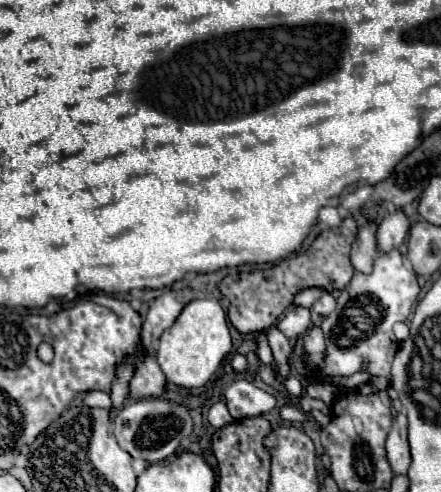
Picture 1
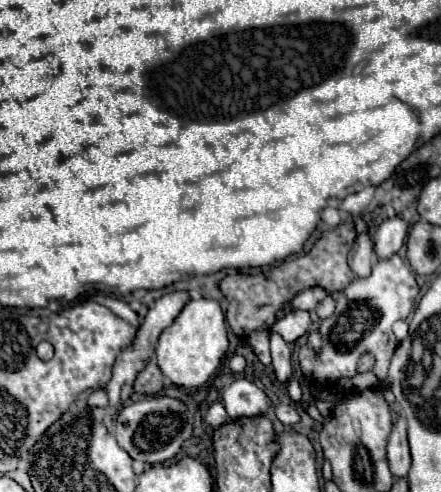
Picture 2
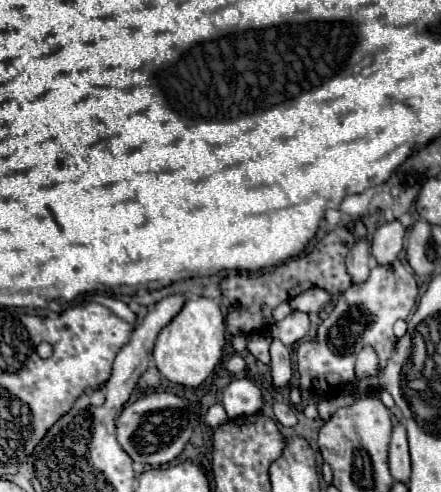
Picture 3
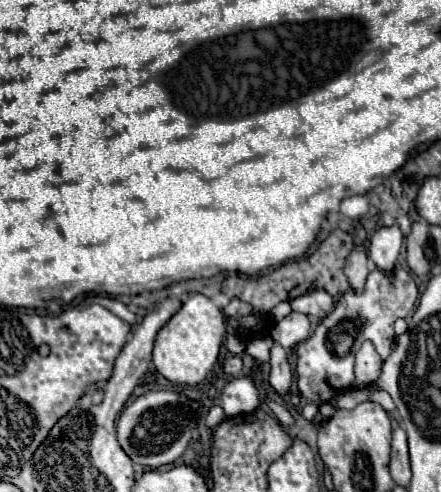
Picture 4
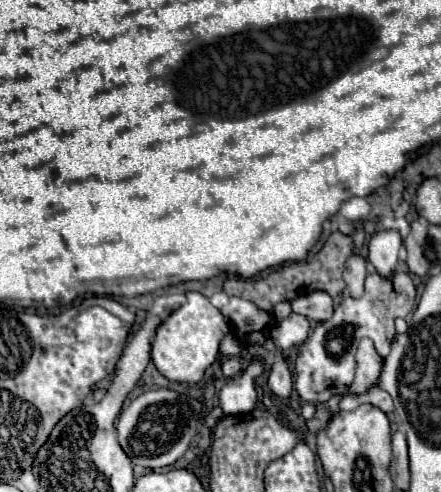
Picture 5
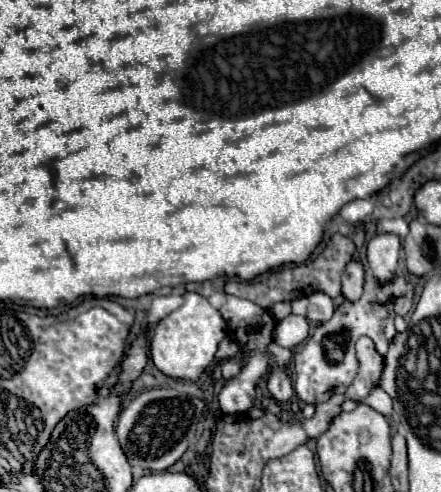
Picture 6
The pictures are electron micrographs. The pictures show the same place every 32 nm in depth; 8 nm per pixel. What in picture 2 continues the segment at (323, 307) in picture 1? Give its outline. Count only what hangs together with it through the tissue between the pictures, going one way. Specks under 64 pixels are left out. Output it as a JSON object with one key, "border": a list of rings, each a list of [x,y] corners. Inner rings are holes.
{"border":[[[326,296],[326,298],[316,306],[316,314],[318,314],[320,318],[328,318],[328,316],[334,312],[334,306],[336,306],[334,298],[332,298],[332,296]]]}

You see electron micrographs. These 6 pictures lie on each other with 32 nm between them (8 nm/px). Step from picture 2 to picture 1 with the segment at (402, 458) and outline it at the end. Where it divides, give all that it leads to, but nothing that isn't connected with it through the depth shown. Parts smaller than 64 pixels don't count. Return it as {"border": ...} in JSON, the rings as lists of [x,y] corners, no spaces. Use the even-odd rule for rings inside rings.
{"border":[[[398,414],[394,418],[392,430],[386,440],[386,452],[388,452],[388,462],[392,466],[394,474],[406,474],[410,466],[410,448],[408,448],[408,418],[406,414]]]}

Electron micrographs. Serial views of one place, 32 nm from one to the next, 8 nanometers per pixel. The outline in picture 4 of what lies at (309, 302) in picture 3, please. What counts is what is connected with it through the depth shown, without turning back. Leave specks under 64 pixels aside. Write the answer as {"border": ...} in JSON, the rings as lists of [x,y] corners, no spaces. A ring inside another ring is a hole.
{"border":[[[312,290],[312,292],[306,292],[306,294],[292,300],[294,310],[300,308],[300,312],[306,312],[308,316],[318,316],[318,318],[328,316],[332,306],[334,306],[334,300],[324,290]],[[302,308],[306,308],[306,310],[302,310]]]}

